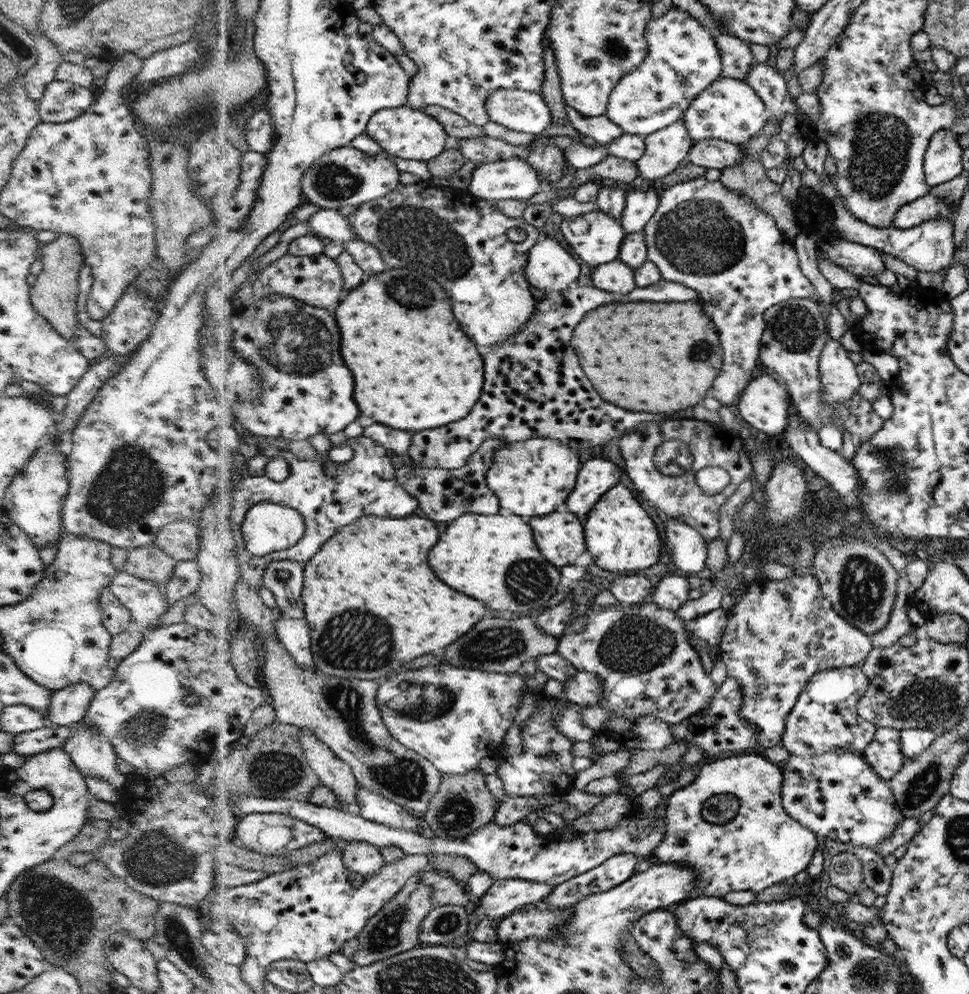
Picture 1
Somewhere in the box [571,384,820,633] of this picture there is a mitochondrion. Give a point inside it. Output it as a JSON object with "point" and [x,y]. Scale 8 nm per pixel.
{"point":[670,468]}

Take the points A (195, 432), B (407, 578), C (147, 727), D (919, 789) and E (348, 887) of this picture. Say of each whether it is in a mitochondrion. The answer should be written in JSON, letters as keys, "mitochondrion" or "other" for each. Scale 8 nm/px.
{"A":"other","B":"other","C":"mitochondrion","D":"mitochondrion","E":"other"}

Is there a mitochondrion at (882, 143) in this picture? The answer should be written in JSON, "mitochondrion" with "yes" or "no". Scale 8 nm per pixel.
{"mitochondrion":"yes"}

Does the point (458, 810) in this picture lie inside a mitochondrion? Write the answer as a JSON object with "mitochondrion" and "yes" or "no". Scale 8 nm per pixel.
{"mitochondrion":"yes"}

